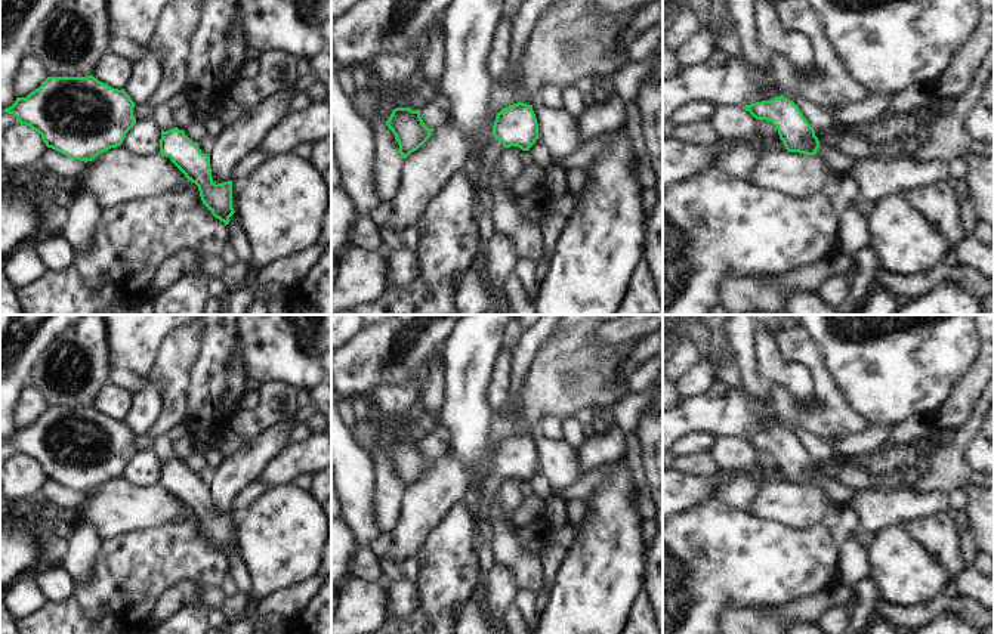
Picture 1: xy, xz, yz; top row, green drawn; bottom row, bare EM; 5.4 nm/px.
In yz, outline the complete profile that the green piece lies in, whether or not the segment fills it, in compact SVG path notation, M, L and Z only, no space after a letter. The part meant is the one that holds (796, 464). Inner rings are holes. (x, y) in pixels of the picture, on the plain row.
M782 426L743 439L756 451L771 452L777 458L780 470L788 483L815 486L824 491L840 507L851 507L853 494L859 491L848 488L821 473L799 437Z

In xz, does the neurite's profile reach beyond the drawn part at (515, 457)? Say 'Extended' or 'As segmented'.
Extended.

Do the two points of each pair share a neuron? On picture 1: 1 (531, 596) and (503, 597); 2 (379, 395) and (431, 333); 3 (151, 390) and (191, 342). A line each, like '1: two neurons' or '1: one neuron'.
1: two neurons
2: two neurons
3: two neurons

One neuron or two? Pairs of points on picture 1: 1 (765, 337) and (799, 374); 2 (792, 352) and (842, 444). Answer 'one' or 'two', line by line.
1: one
2: two

